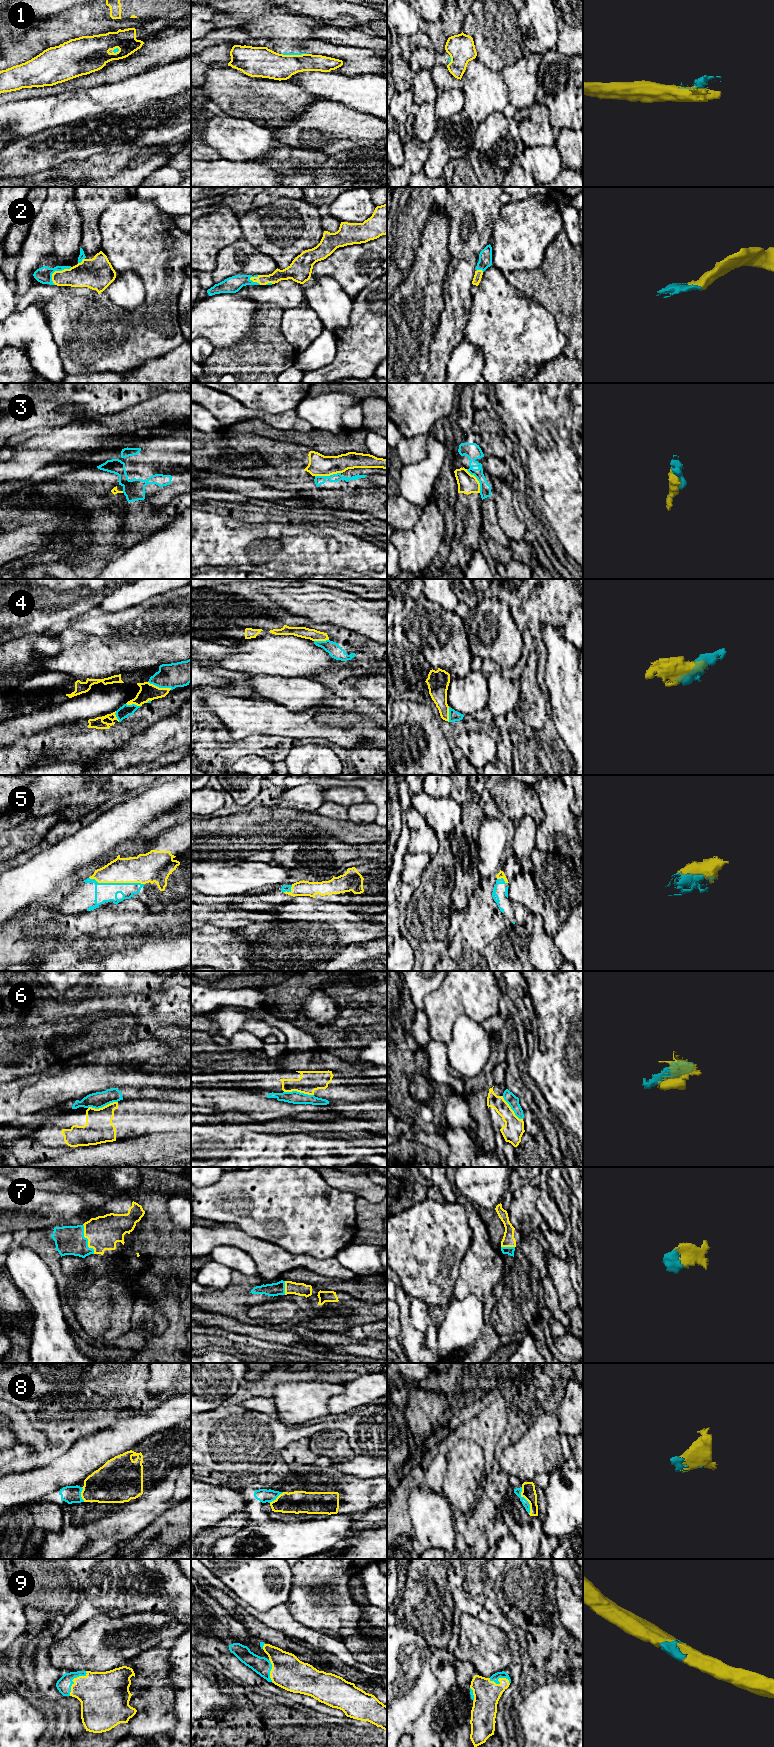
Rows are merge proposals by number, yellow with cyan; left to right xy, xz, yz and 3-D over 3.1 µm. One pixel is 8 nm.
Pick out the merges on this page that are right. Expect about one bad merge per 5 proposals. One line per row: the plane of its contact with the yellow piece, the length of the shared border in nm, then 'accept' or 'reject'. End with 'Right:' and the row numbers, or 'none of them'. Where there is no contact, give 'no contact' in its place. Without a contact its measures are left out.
1: contact in xz; length 200 nm; reject
2: contact in xy; length 200 nm; accept
3: contact in xz; length 220 nm; reject
4: contact in xy; length 200 nm; accept
5: contact in xy; length 460 nm; accept
6: contact in xy; length 240 nm; reject
7: contact in xy; length 260 nm; accept
8: contact in yz; length 220 nm; accept
9: contact in xy; length 240 nm; accept
Right: 2, 4, 5, 7, 8, 9

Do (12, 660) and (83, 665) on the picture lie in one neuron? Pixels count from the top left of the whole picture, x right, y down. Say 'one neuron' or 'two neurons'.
two neurons

